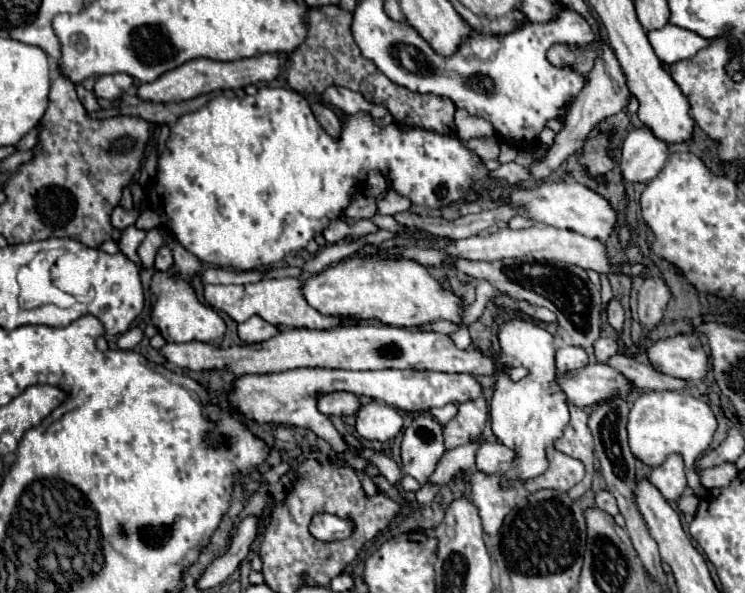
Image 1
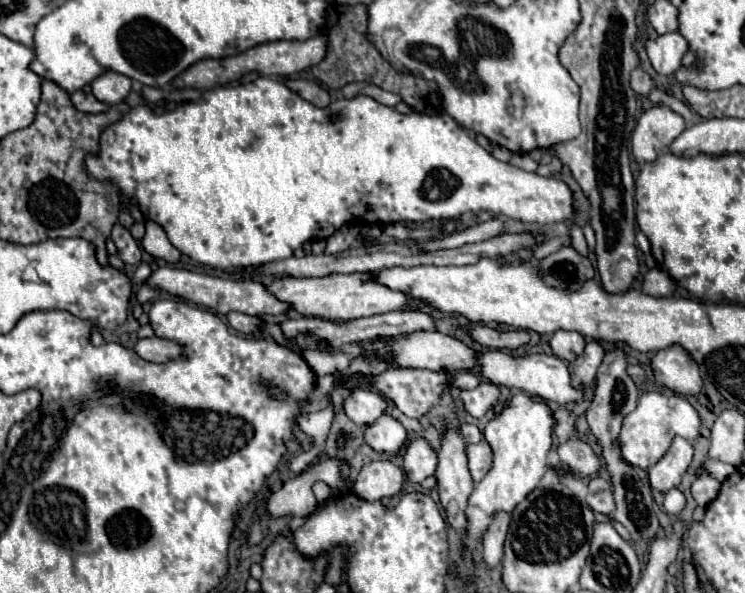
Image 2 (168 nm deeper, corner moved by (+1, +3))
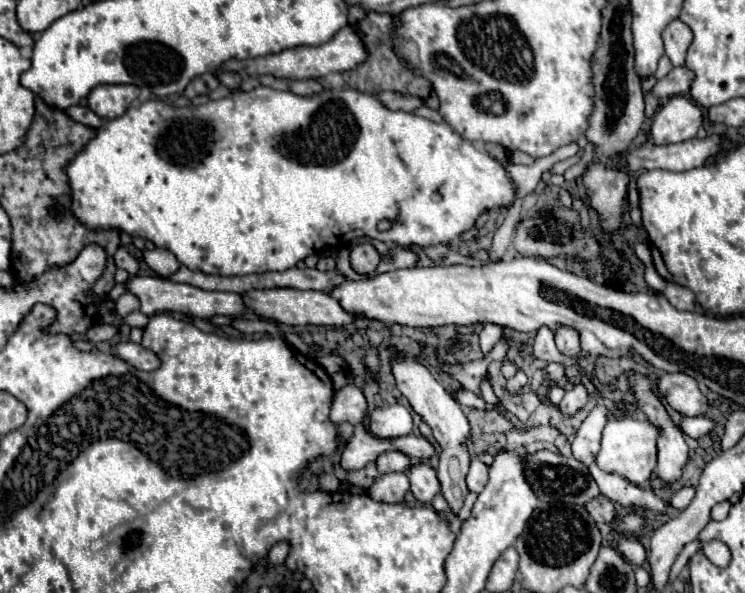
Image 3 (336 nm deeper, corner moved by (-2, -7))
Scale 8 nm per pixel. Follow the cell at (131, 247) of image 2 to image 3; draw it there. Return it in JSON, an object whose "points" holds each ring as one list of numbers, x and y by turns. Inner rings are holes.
{"points":[[118,248,118,252,114,254,114,262,116,262,118,268,126,270,130,276,136,276,138,274,138,262,124,248]]}

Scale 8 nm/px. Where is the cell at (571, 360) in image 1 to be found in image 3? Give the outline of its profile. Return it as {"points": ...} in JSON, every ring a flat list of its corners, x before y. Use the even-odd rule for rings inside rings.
{"points":[[558,326,556,328,556,346,562,354,576,358,580,354,580,334,572,326]]}

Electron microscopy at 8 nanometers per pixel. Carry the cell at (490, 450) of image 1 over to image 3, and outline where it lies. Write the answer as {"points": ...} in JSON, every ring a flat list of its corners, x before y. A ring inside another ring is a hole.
{"points":[[474,458,474,460,470,462,470,470,468,470,468,476,466,476,466,486,468,486,468,490,480,494,480,492,484,490,486,482,488,482,488,466,486,466,482,460]]}

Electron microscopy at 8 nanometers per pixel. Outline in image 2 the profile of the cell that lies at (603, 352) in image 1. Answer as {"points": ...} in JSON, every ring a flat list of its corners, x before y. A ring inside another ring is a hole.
{"points":[[589,340,585,346,585,352,573,364,569,364,571,374,573,374,573,386,589,388,595,380,595,372,599,368,599,364,603,362,603,356,605,356,605,350,603,350,601,342]]}

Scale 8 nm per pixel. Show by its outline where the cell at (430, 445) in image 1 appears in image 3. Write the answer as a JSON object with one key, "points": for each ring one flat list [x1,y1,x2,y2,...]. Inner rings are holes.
{"points":[[420,462,408,470,408,478,410,478,412,494,418,502,428,504,436,494,440,494,440,482,432,466]]}

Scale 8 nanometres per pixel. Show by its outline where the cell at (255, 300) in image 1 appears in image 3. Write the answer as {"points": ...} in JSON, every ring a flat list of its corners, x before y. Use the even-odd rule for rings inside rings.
{"points":[[134,276,126,282,126,292,134,294,140,300,140,312,146,316,154,316,156,312,182,312,182,314,192,314,196,318,210,318,216,314,224,316,242,316,246,312,244,302,240,294,232,292,208,292,200,290,190,284,176,284,168,278,160,276]]}

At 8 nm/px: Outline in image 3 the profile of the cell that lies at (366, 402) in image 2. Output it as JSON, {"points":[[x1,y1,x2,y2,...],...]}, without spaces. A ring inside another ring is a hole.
{"points":[[404,406,376,408,370,414,370,432,378,438,400,438,412,434,412,416]]}

